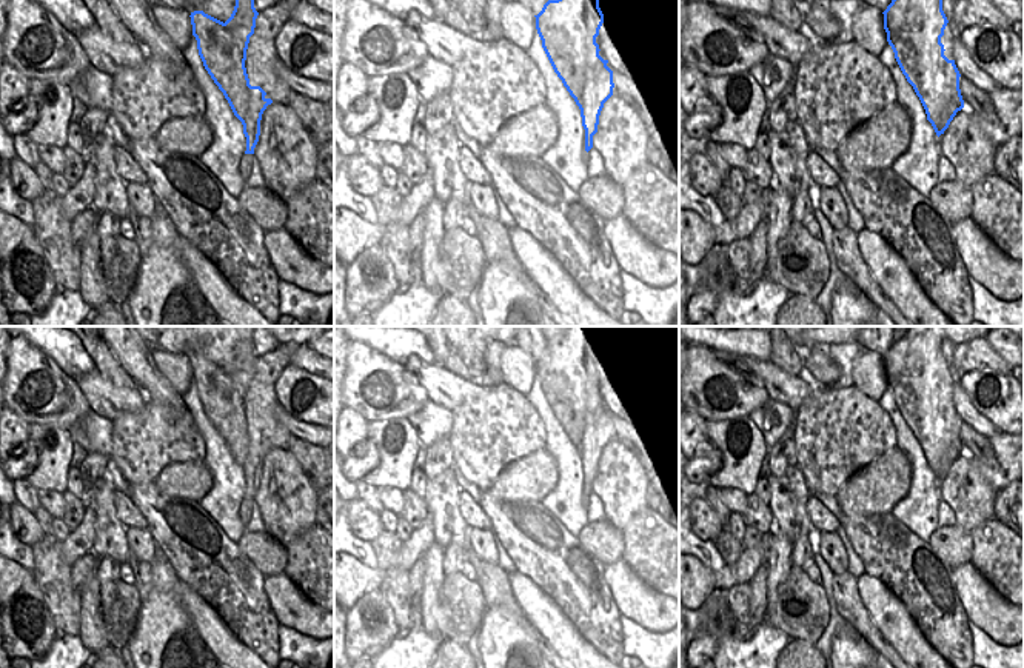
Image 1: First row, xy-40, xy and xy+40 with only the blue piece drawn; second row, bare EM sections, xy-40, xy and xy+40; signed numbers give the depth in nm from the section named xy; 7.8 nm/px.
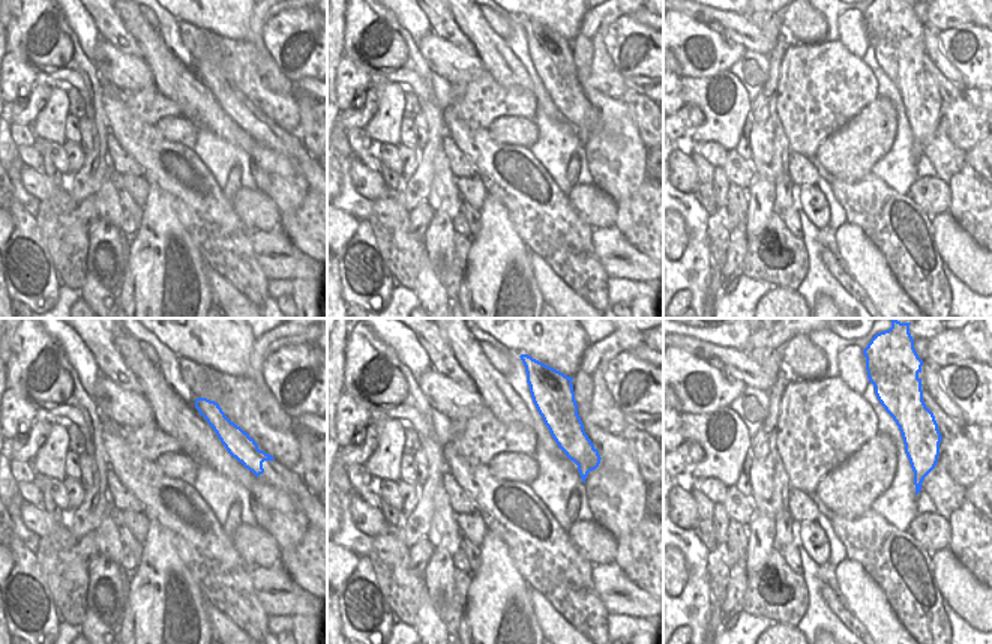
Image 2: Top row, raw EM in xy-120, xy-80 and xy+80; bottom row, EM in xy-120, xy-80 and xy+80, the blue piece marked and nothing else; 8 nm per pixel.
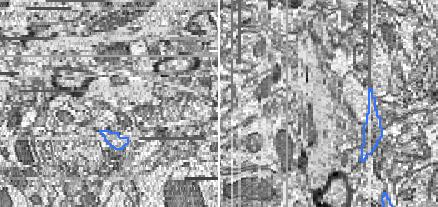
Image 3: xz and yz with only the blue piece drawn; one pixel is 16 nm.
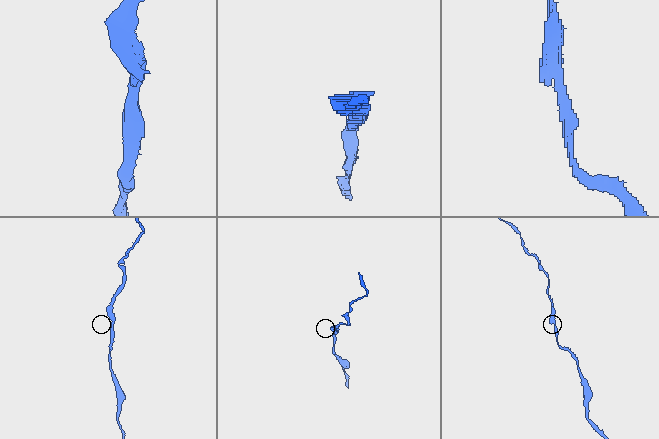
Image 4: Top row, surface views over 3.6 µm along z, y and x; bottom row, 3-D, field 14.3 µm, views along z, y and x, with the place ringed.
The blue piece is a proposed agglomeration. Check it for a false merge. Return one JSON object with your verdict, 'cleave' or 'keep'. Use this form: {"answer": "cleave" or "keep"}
{"answer": "cleave"}

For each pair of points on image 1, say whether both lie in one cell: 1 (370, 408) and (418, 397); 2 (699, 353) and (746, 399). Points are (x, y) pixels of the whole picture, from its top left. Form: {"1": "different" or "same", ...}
{"1": "same", "2": "same"}

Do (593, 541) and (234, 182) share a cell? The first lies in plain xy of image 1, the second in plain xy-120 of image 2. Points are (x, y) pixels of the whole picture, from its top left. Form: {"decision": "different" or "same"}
{"decision": "different"}

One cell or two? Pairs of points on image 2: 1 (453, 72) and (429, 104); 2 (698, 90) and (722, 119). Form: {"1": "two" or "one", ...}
{"1": "two", "2": "one"}

